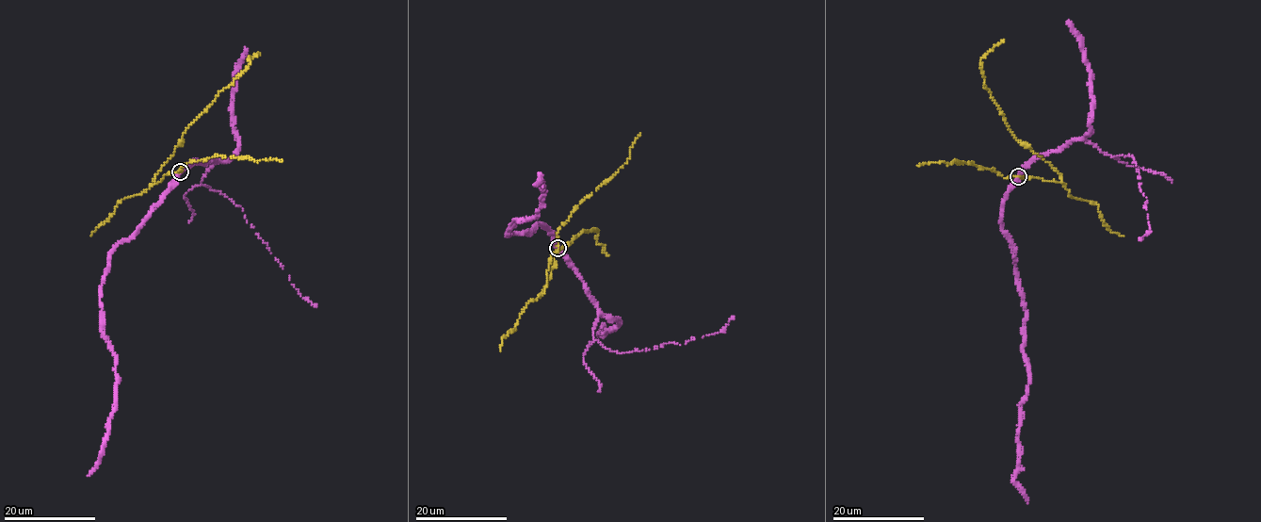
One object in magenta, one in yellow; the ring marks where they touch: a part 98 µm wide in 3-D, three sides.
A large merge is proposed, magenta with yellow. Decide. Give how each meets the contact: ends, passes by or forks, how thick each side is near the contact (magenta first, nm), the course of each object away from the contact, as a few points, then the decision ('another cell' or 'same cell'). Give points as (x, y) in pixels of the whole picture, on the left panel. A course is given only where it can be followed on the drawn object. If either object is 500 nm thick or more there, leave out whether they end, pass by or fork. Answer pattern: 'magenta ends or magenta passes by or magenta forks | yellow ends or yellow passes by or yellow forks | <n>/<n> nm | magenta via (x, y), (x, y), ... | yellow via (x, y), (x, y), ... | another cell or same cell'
magenta passes by | yellow passes by | 460/240 nm | magenta via (179, 171), (150, 216), (109, 256), (100, 305), (103, 331), (115, 357), (115, 411), (98, 464), (88, 475) | yellow via (179, 171), (165, 174), (155, 184), (153, 180), (172, 154), (182, 134), (250, 64), (249, 58), (259, 54) | another cell

